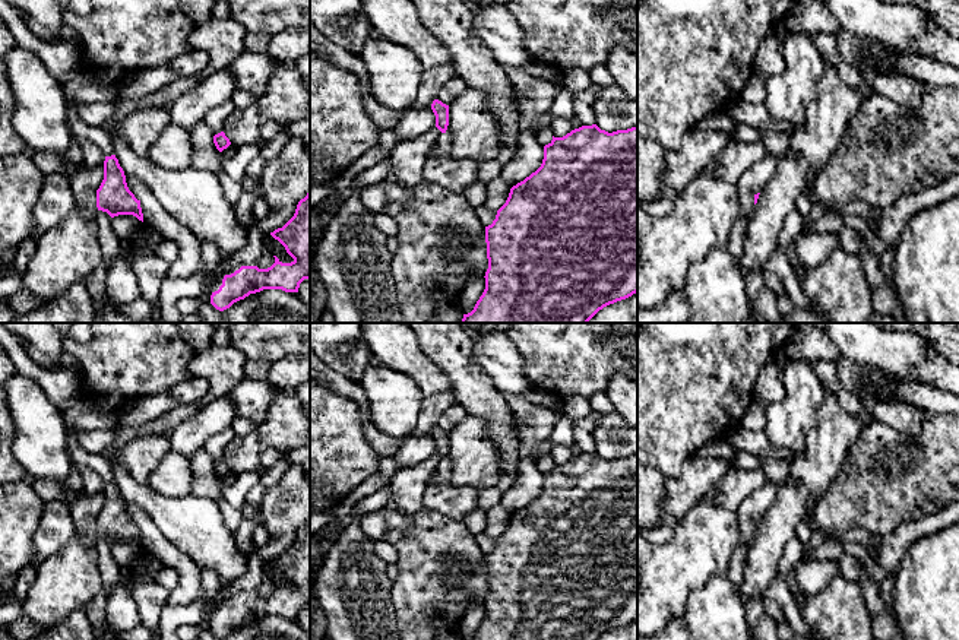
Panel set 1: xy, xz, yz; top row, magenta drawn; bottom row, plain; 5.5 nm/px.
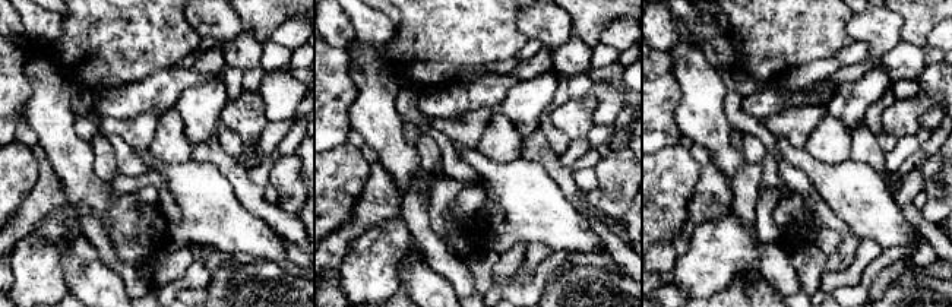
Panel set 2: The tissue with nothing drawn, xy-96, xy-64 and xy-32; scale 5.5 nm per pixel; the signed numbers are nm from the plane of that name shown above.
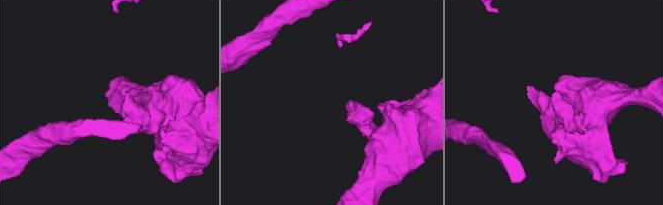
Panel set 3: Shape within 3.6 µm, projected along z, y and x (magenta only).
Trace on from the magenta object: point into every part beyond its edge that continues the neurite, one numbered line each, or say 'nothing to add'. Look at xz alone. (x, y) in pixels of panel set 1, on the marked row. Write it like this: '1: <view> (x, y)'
nothing to add

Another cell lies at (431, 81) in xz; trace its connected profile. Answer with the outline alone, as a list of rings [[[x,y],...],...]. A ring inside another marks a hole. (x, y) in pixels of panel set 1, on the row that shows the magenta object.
[[[440,66],[427,69],[420,77],[417,96],[412,107],[431,107],[433,101],[437,99],[441,86],[455,76],[452,66]]]

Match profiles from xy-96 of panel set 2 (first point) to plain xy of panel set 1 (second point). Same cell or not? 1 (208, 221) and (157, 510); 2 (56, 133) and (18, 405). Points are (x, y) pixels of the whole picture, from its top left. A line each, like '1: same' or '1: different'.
1: same
2: same

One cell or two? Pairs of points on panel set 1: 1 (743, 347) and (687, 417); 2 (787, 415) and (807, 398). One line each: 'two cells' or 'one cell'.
1: one cell
2: one cell

